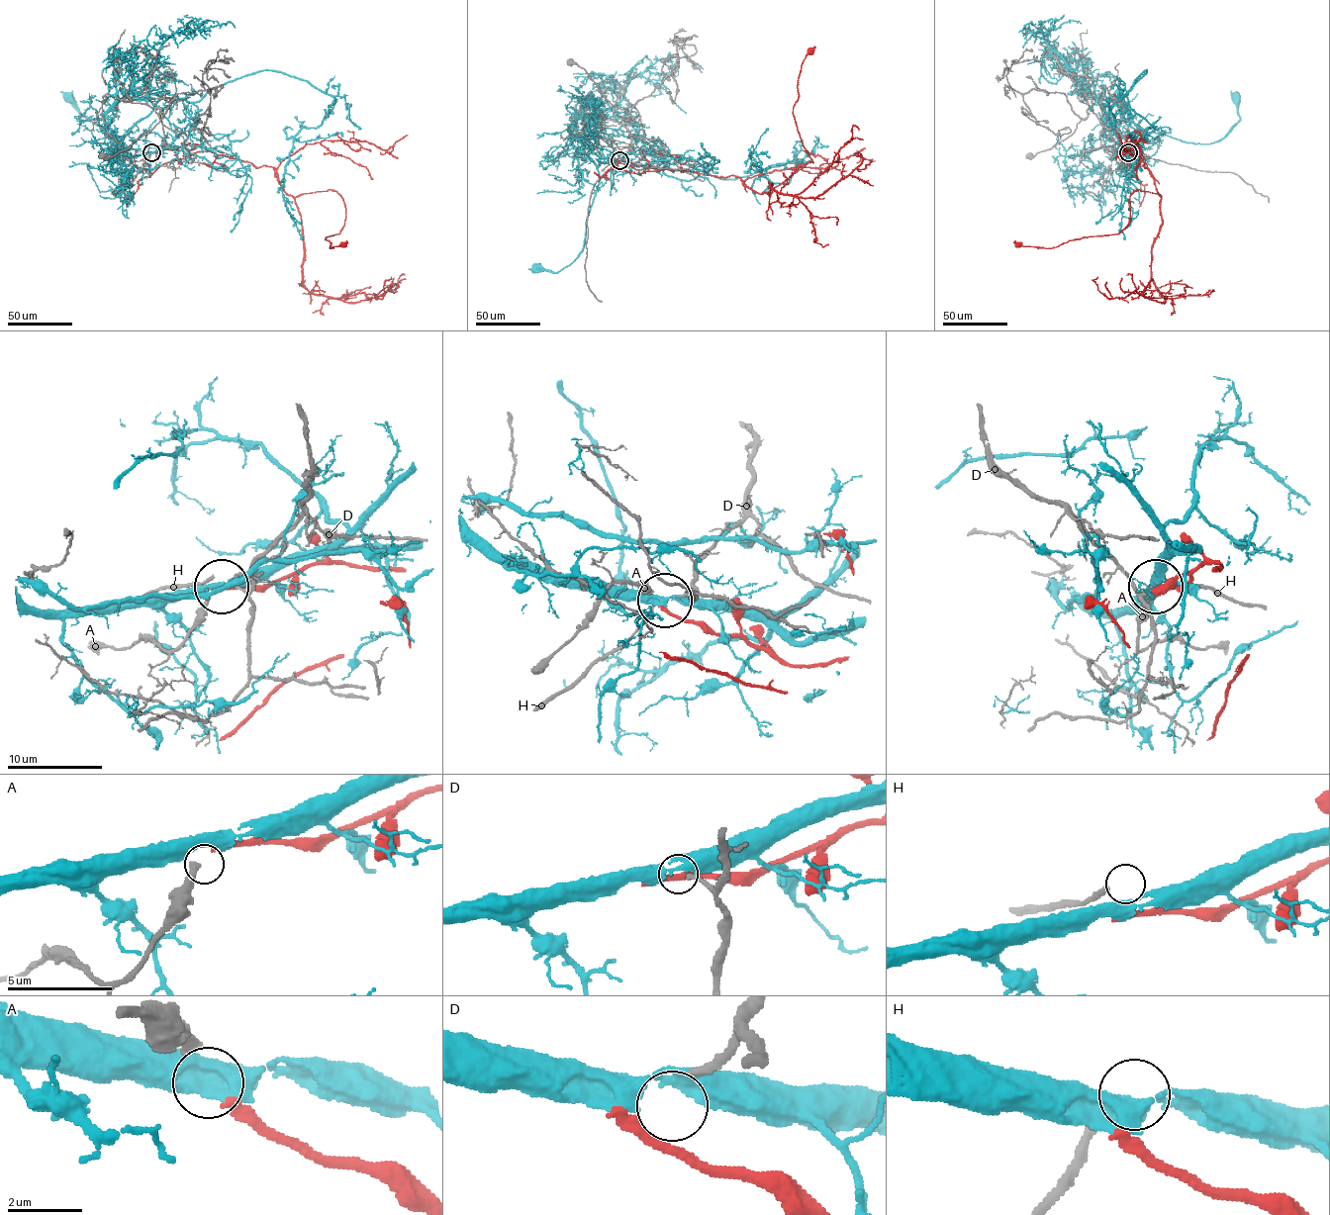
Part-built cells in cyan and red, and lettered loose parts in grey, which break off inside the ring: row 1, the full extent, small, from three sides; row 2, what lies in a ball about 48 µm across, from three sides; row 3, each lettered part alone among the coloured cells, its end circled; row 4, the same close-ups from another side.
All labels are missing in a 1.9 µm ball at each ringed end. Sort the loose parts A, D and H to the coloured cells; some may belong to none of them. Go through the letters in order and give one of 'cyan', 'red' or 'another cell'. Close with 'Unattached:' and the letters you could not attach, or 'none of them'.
A: red
D: another cell
H: another cell
Unattached: D, H

